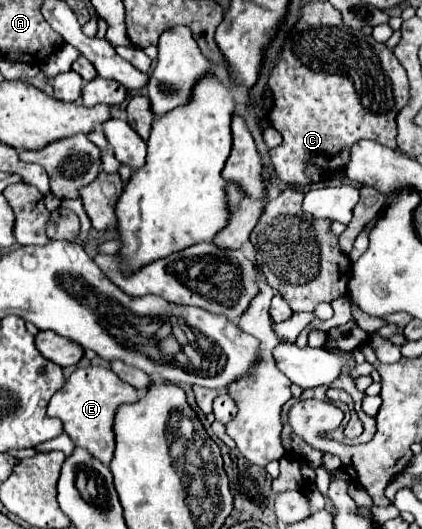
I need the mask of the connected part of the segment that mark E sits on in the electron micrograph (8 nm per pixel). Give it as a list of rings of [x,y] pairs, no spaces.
[[[90,366],[90,368],[78,368],[72,372],[64,388],[52,396],[48,404],[48,414],[62,420],[64,432],[72,438],[76,446],[86,448],[92,456],[102,460],[102,464],[110,464],[114,456],[112,422],[114,422],[116,408],[124,402],[136,402],[136,400],[138,400],[138,390],[122,382],[110,368]]]

